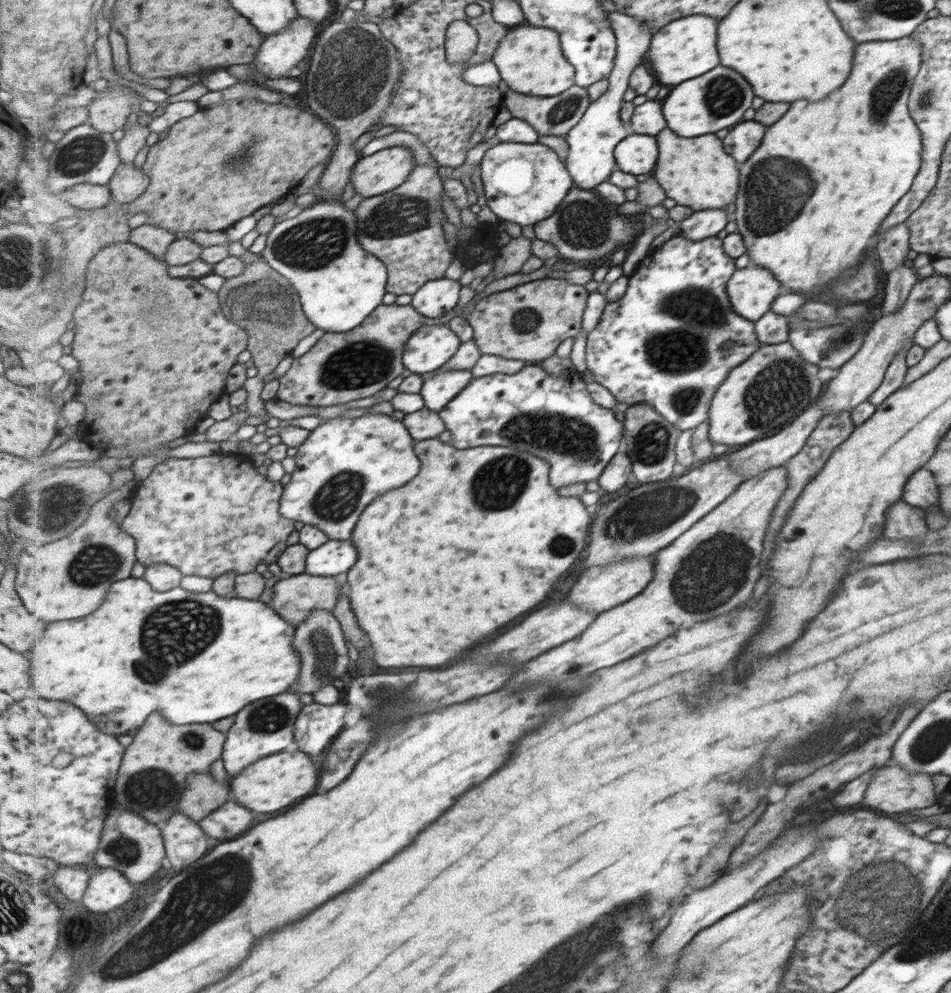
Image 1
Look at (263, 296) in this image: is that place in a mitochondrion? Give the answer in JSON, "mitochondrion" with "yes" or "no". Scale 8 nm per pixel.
{"mitochondrion":"yes"}

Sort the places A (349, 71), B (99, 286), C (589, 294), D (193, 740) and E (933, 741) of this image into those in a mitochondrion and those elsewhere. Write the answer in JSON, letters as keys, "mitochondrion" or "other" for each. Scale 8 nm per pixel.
{"A":"mitochondrion","B":"other","C":"other","D":"mitochondrion","E":"mitochondrion"}

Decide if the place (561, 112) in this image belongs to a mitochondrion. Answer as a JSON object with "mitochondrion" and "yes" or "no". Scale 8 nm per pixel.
{"mitochondrion":"yes"}

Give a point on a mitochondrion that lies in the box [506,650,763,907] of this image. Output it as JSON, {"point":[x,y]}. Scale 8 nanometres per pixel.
{"point":[549,696]}

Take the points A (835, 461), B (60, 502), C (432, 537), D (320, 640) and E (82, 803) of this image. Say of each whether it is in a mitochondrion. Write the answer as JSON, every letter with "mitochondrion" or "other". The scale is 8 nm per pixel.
{"A":"other","B":"mitochondrion","C":"other","D":"mitochondrion","E":"other"}

